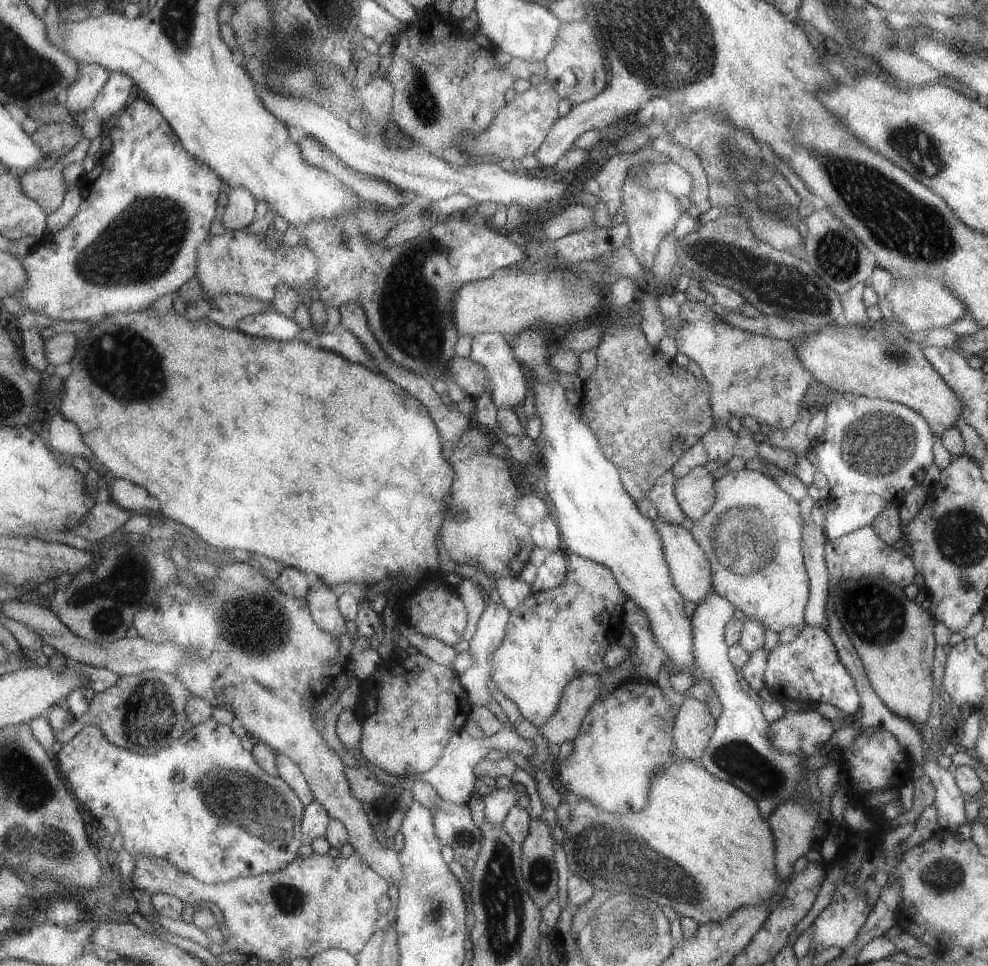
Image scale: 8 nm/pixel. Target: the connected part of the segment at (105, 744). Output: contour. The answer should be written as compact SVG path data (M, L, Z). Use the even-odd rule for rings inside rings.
M212 717L210 720L206 722L200 723L199 725L192 725L192 727L186 732L181 739L178 739L176 743L173 744L172 747L168 747L166 750L158 753L157 755L143 755L142 753L135 753L133 750L128 750L124 747L118 746L114 744L113 741L109 739L107 736L107 732L100 725L89 724L86 728L82 729L82 732L78 734L77 737L74 737L67 745L60 750L57 754L56 758L59 760L59 763L62 767L63 775L66 775L67 783L73 788L74 794L78 796L80 802L82 802L83 806L87 808L91 812L91 814L97 819L100 820L102 818L108 818L108 816L112 816L115 818L121 828L120 832L123 835L125 840L124 848L128 850L134 857L145 857L148 855L151 858L161 858L170 859L175 865L180 867L184 872L190 873L194 875L198 880L201 880L205 883L227 883L233 881L234 879L240 879L242 877L252 877L258 876L258 874L263 875L264 873L275 873L276 871L284 870L289 867L289 864L292 864L296 859L300 856L300 850L302 850L302 846L304 846L305 841L303 840L303 820L305 819L305 810L306 805L305 801L301 799L301 796L298 796L298 793L286 782L286 780L282 779L280 776L272 776L269 772L266 772L265 768L262 768L257 756L254 756L253 752L250 752L250 749L245 747L243 742L243 737L240 738L234 730L232 730L232 726L224 726L224 724L220 723L219 720L214 720Z

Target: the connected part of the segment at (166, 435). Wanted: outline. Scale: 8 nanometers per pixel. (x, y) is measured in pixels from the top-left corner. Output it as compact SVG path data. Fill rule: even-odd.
M152 308L150 310L144 310L144 312L122 312L122 314L116 314L112 318L106 318L104 324L95 324L90 328L89 332L92 332L88 338L86 338L86 344L80 344L78 348L78 356L72 360L72 368L74 374L70 375L68 382L66 382L66 400L64 400L64 406L62 406L62 412L66 414L68 420L76 422L82 432L84 432L84 438L88 442L88 446L96 452L96 456L102 460L102 464L106 468L110 468L118 478L128 478L132 480L134 484L140 484L140 486L146 486L152 496L160 498L162 502L162 512L172 518L172 520L178 520L178 522L184 522L186 526L194 528L206 542L218 546L218 548L224 548L224 550L248 550L248 552L258 552L258 554L266 554L270 558L276 558L288 566L296 566L296 568L302 568L302 570L308 570L308 572L316 572L318 576L322 576L328 584L336 586L336 584L344 584L344 582L356 582L356 584L364 584L364 586L370 586L370 584L378 584L386 578L392 578L392 576L398 576L398 578L406 578L406 590L412 590L416 584L420 584L420 574L430 574L430 572L438 572L440 570L440 548L438 548L438 536L442 534L442 526L446 522L446 514L448 514L448 504L446 504L446 496L450 494L454 482L456 482L456 470L454 466L446 460L444 456L444 448L442 448L442 433L439 424L434 420L432 413L428 406L421 402L421 400L414 396L408 389L402 388L402 385L392 382L390 378L386 378L384 374L376 374L372 372L370 368L366 368L364 364L354 364L350 360L346 360L344 356L332 352L332 350L324 350L324 348L312 348L300 340L292 340L292 342L276 342L276 340L260 340L260 338L252 338L252 336L246 336L244 332L238 332L238 330L228 330L228 328L222 328L220 324L210 321L208 318L196 320L190 320L186 318L186 314L180 316L176 312L168 314L168 316L158 316ZM270 348L272 348L272 374L270 374L270 366L268 366L268 360L270 360Z

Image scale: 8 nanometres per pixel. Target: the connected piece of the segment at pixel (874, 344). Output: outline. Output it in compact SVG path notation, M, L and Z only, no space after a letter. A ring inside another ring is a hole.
M881 320L871 321L868 327L838 324L834 332L826 327L818 331L810 330L810 336L806 336L806 340L796 348L796 352L811 375L816 380L822 381L830 390L842 394L852 392L856 395L886 399L913 408L924 417L934 435L940 436L961 418L963 402L926 360L922 347L909 341L897 330L887 328Z

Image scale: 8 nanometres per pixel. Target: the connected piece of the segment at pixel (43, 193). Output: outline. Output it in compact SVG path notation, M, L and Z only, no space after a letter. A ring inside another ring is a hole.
M40 168L21 173L23 191L36 202L39 202L50 214L56 212L68 194L69 186L65 170L58 168Z

